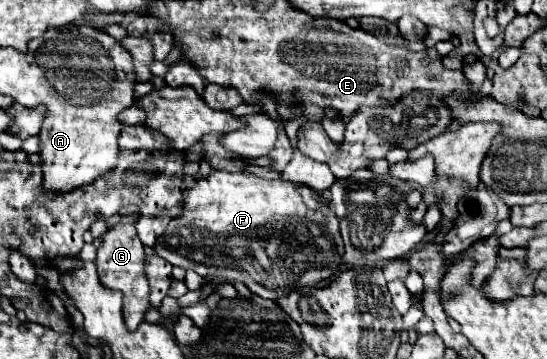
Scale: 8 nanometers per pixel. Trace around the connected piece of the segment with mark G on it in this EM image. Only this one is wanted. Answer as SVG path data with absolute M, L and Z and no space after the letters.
M122 216L122 220L114 226L108 228L108 232L102 238L102 246L96 252L96 266L98 266L98 278L102 286L110 290L118 290L124 296L124 306L122 306L122 316L126 322L128 330L136 330L140 322L144 320L146 310L150 308L148 304L148 280L144 276L144 246L136 234L134 222L136 216Z

